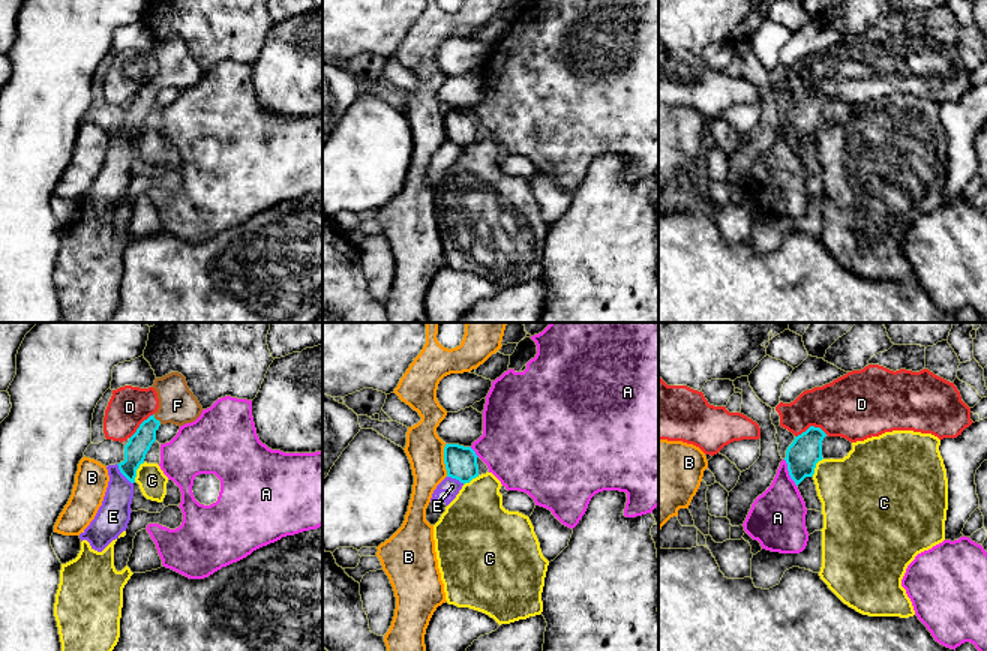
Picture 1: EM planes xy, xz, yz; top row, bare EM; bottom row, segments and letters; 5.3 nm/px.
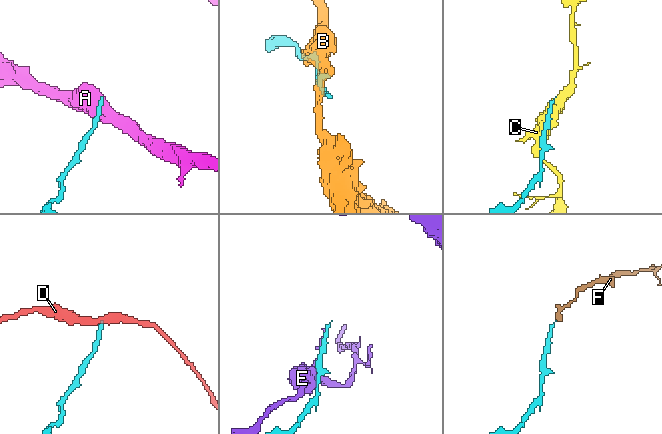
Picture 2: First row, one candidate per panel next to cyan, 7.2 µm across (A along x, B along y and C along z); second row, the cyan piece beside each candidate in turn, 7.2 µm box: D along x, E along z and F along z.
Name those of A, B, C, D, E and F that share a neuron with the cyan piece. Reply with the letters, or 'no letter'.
F

